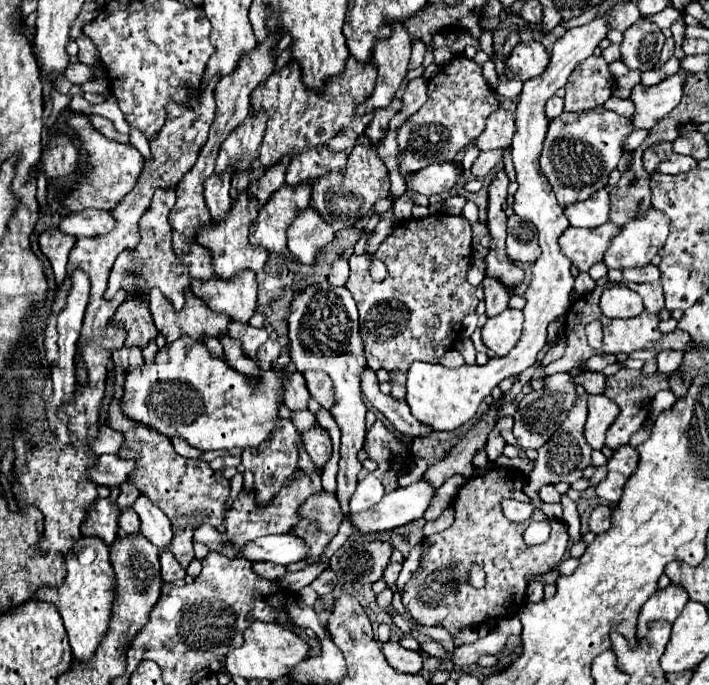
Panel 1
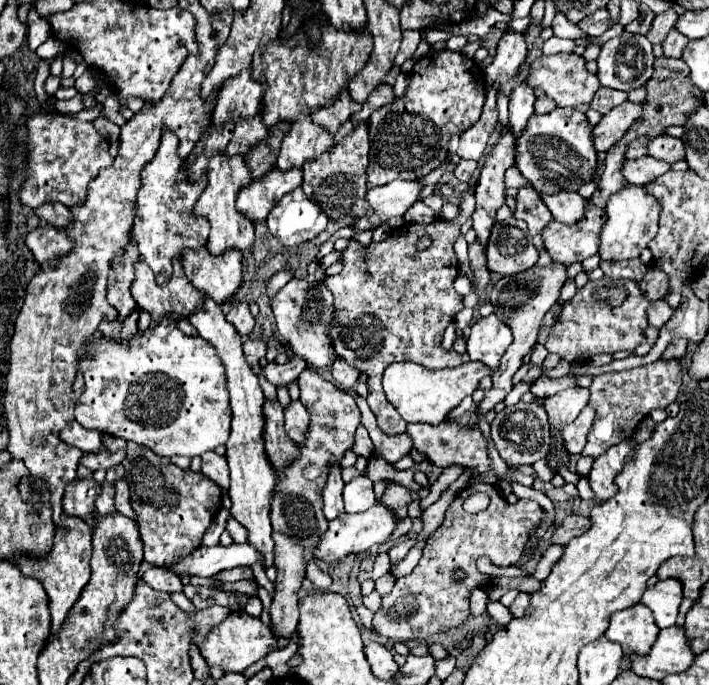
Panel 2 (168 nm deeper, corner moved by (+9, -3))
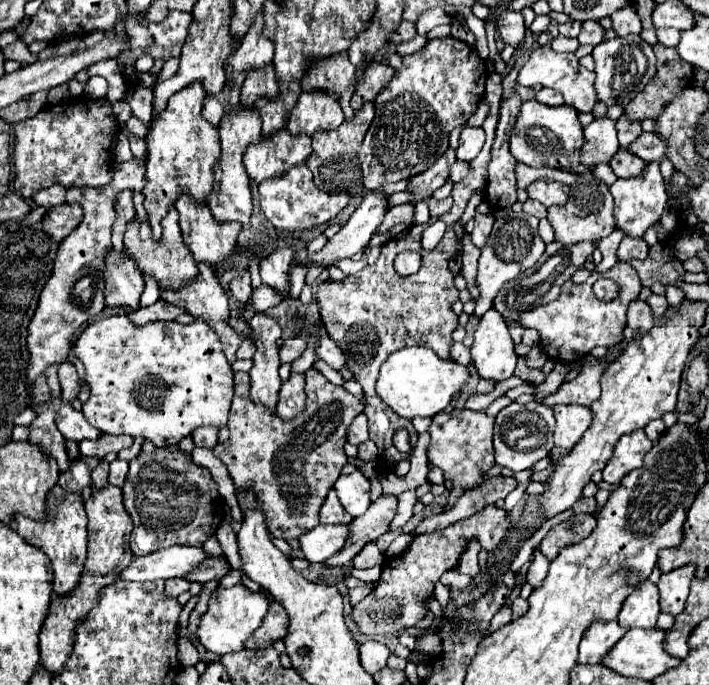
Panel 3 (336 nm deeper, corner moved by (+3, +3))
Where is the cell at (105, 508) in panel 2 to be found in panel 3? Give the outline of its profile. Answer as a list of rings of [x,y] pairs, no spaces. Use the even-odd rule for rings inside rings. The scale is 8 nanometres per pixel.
[[[100,460],[100,464],[94,468],[92,486],[94,490],[102,490],[104,486],[108,486],[108,462],[106,460]]]

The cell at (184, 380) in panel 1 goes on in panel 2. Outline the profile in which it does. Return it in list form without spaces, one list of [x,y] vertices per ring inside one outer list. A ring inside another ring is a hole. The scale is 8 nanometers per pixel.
[[[160,320],[144,332],[136,332],[130,340],[98,338],[84,358],[80,358],[80,370],[86,386],[76,402],[76,422],[88,430],[98,430],[108,436],[118,436],[140,446],[150,448],[158,456],[202,456],[202,452],[214,450],[226,444],[230,436],[230,402],[226,388],[226,372],[220,356],[202,336],[186,336],[178,330],[174,320]]]

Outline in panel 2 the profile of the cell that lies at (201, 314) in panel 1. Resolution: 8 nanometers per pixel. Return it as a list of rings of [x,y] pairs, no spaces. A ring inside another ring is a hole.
[[[174,258],[172,264],[174,264],[174,272],[172,272],[170,280],[164,286],[160,286],[160,284],[156,284],[154,272],[150,270],[150,266],[144,260],[136,260],[134,262],[136,278],[132,282],[132,296],[134,296],[136,304],[142,310],[152,314],[154,320],[162,318],[162,314],[168,314],[168,312],[176,312],[176,314],[180,314],[180,318],[186,318],[190,312],[194,312],[202,304],[202,292],[198,292],[198,288],[194,288],[190,284],[190,280],[186,278],[186,274],[182,270],[182,264],[180,264],[180,258]]]

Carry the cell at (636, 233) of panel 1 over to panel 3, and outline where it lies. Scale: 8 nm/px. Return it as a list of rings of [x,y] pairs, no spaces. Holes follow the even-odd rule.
[[[648,162],[646,170],[640,176],[616,180],[610,186],[610,192],[614,196],[614,218],[616,218],[616,230],[622,230],[628,238],[642,238],[644,232],[656,224],[666,208],[668,196],[664,188],[664,178],[660,174],[660,162]]]

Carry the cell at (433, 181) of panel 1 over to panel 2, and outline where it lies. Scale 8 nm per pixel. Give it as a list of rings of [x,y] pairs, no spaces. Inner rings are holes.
[[[394,180],[390,184],[368,190],[366,202],[372,208],[372,214],[356,218],[352,228],[356,232],[374,230],[374,228],[382,226],[390,218],[404,216],[404,212],[416,202],[420,190],[422,190],[422,184],[418,180],[412,180],[412,182]]]

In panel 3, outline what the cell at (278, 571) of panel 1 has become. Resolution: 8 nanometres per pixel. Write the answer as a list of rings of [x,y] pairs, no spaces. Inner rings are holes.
[[[218,556],[218,558],[208,558],[200,564],[198,570],[194,570],[192,574],[188,574],[186,578],[188,580],[196,580],[196,582],[210,582],[210,580],[220,580],[222,576],[226,576],[230,572],[230,564],[224,556]]]

